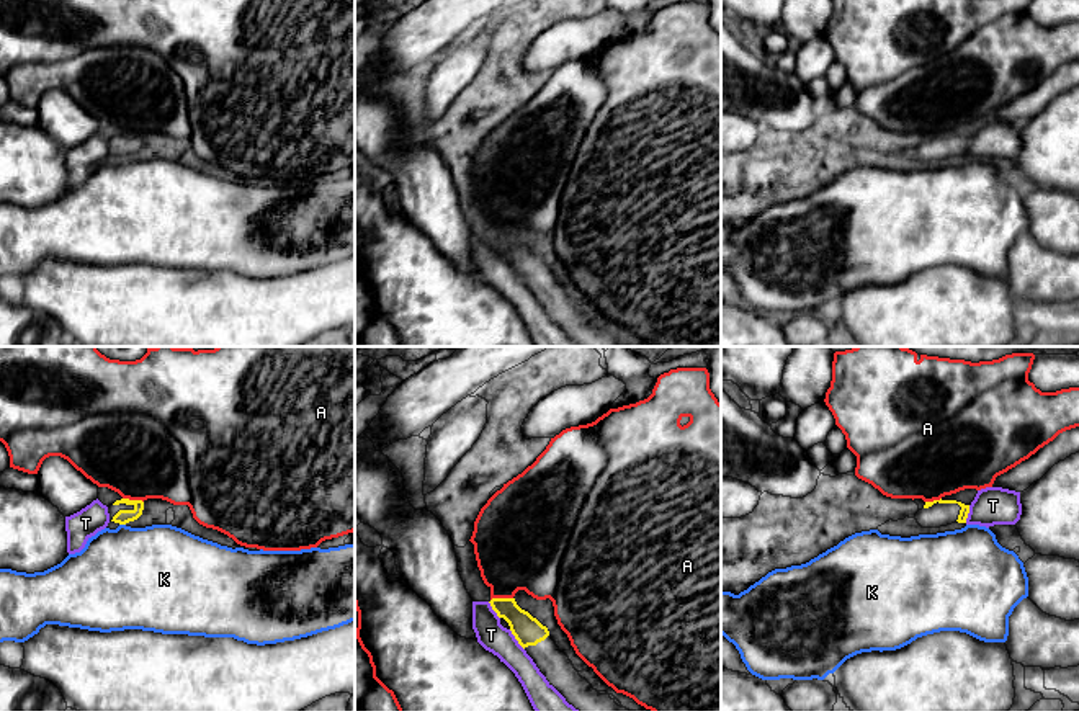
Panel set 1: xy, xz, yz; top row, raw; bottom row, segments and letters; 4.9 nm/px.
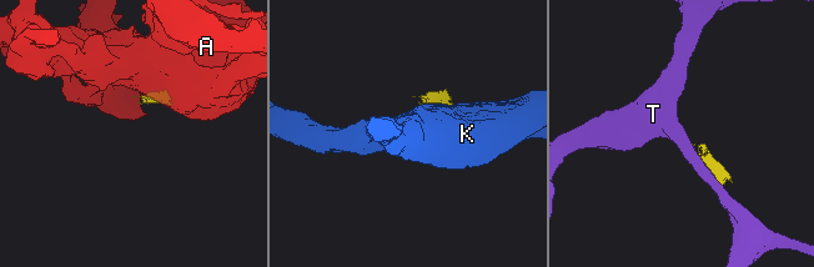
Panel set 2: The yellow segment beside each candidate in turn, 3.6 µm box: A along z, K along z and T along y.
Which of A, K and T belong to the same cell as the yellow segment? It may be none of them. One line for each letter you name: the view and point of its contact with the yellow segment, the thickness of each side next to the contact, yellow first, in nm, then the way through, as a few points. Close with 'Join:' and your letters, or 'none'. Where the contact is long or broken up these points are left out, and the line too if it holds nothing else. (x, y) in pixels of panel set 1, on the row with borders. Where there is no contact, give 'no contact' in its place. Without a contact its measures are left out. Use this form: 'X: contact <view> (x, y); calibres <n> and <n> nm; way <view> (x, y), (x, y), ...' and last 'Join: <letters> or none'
Join: none

